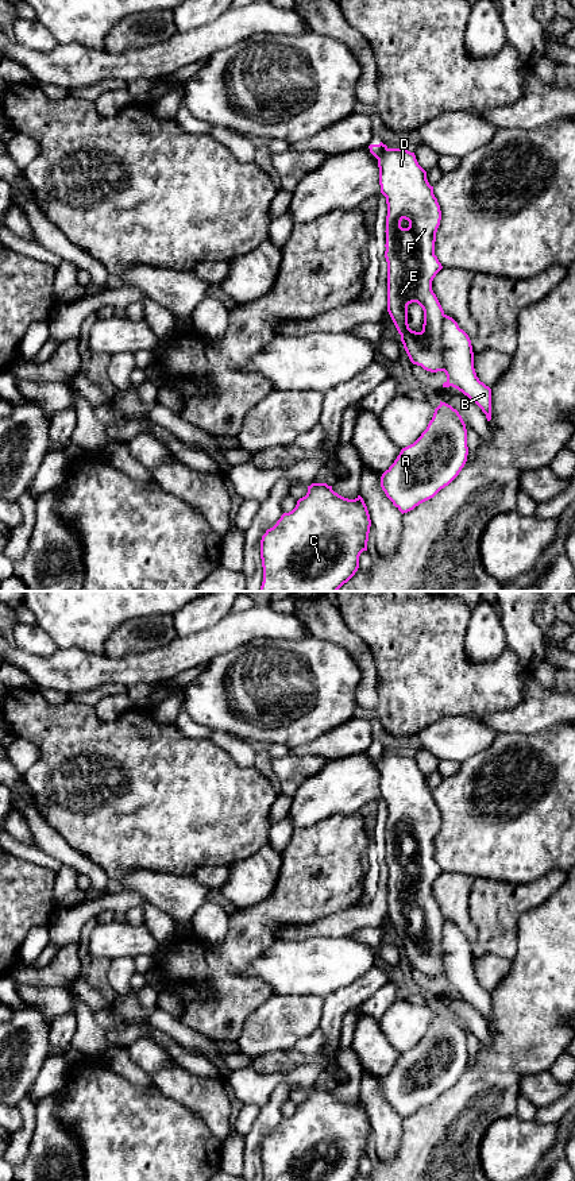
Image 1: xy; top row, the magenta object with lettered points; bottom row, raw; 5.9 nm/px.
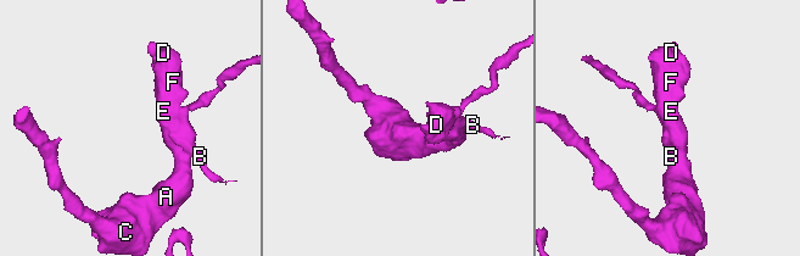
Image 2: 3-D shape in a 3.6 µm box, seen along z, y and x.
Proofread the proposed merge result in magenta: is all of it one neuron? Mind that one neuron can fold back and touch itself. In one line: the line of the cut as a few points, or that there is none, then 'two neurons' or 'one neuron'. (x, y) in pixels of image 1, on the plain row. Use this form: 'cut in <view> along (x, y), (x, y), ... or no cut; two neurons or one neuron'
no cut; one neuron

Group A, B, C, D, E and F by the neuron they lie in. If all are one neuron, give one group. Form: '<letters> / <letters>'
A B C D E F

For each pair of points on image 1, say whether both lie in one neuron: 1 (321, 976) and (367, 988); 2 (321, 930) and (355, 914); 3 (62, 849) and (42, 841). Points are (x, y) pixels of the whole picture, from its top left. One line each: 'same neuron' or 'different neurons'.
1: different neurons
2: same neuron
3: same neuron

